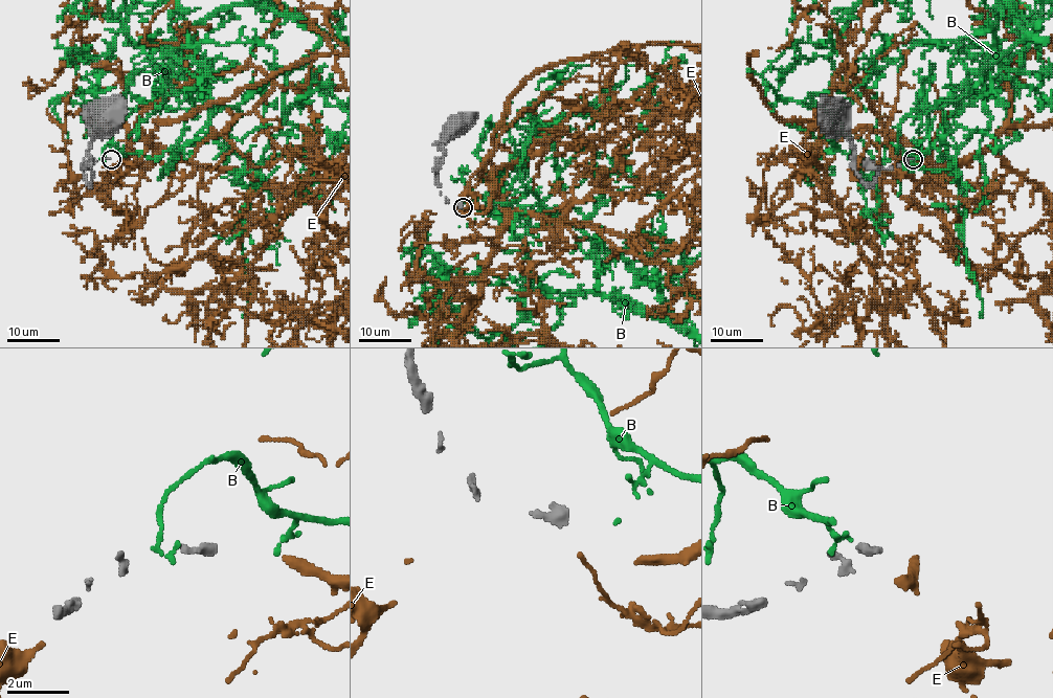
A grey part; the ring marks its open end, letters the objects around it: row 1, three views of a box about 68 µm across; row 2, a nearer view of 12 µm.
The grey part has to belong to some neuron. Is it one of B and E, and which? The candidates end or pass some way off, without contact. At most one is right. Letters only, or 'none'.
E

